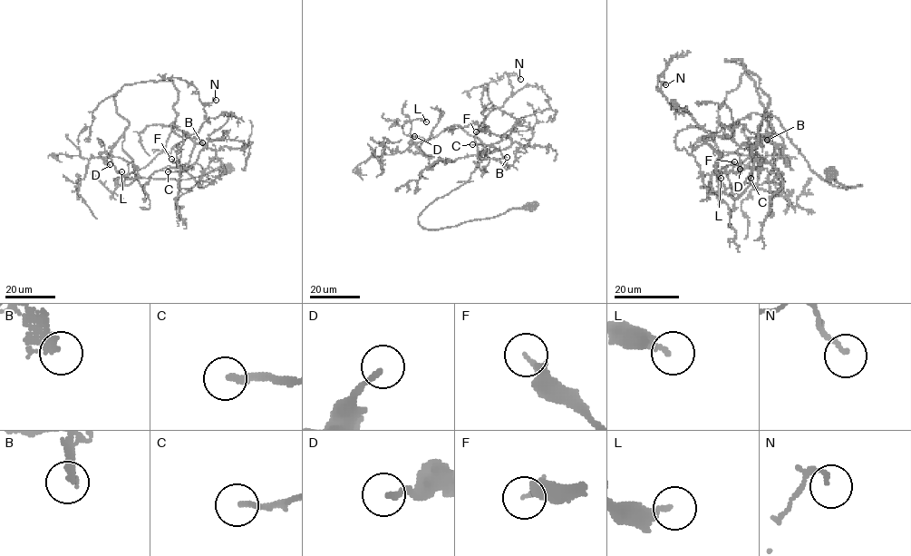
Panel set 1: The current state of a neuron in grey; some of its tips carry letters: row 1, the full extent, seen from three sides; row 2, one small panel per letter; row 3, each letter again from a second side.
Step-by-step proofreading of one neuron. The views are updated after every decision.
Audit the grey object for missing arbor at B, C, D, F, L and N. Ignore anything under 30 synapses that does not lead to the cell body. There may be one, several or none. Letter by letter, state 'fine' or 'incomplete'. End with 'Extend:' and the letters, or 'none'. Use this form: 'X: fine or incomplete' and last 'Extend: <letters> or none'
B: fine
C: incomplete
D: fine
F: fine
L: fine
N: fine
Extend: C

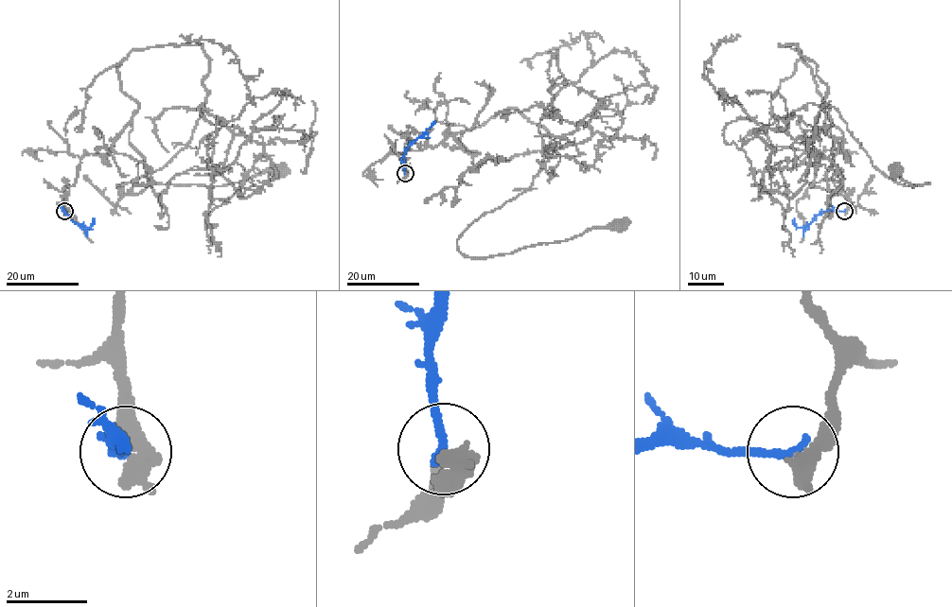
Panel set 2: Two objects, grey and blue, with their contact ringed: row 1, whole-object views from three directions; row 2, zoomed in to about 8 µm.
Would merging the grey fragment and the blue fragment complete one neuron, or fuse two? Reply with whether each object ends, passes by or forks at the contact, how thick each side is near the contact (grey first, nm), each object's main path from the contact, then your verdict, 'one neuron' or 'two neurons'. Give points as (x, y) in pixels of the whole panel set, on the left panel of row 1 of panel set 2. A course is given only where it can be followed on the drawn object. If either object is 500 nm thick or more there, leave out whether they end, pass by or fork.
grey passes by | blue ends | 380/240 nm | grey via (64, 211), (149, 47), (201, 44), (207, 95), (189, 143), (115, 186), (280, 170) | blue via (64, 211), (84, 228), (89, 227), (95, 217) | two neurons

